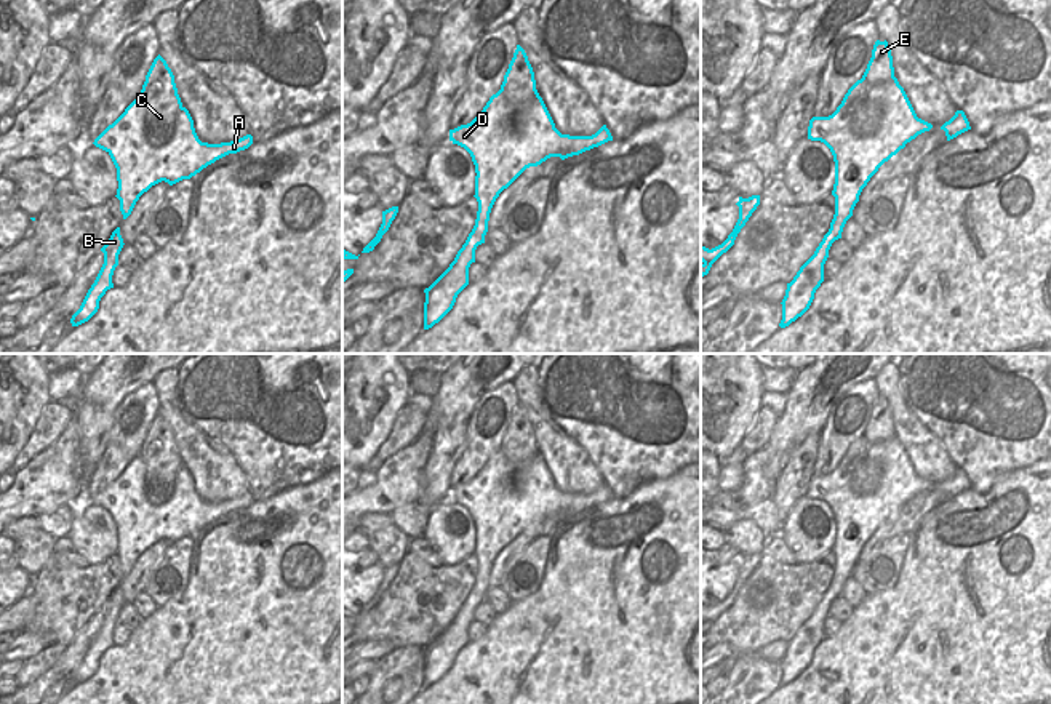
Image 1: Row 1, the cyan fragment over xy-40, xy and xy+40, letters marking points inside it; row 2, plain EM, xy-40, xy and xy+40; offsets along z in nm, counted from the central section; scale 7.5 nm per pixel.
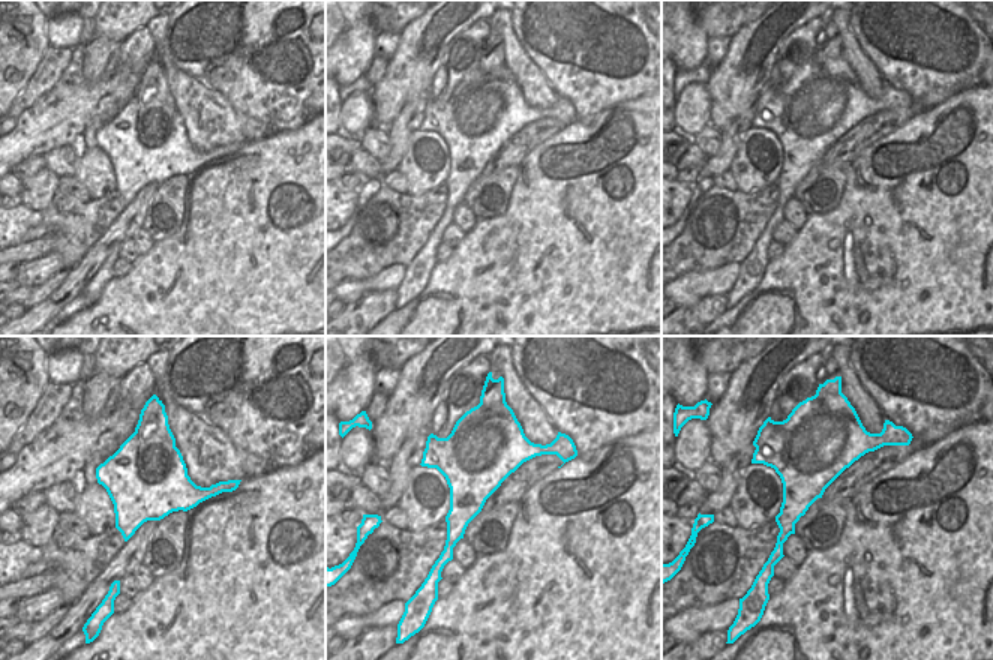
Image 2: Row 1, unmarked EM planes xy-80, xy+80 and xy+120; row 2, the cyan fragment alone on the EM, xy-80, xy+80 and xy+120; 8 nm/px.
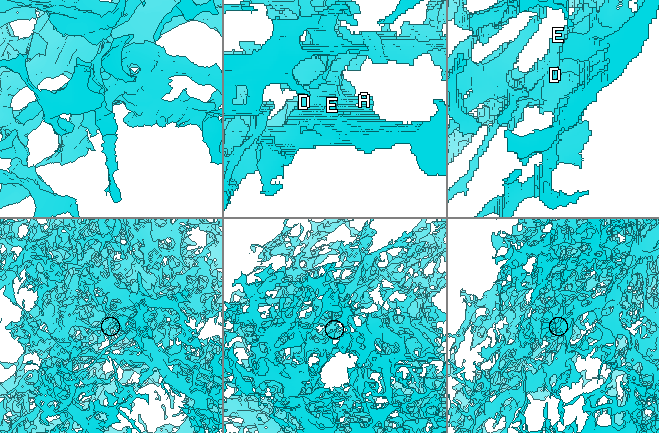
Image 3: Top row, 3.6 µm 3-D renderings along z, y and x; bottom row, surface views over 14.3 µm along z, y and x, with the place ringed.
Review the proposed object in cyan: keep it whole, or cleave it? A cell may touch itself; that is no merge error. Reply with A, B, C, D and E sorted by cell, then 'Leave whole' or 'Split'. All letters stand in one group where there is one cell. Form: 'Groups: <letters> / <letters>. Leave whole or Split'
Groups: A B D E / C. Split.

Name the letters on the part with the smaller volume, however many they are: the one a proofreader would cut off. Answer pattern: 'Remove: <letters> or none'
Remove: C

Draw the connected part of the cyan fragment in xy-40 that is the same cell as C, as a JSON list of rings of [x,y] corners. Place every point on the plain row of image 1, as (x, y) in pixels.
[[[163,422],[163,437],[155,443],[155,454],[150,461],[152,478],[150,483],[158,490],[162,498],[174,493],[178,472],[182,467],[181,456],[174,442],[174,434],[168,422]]]

